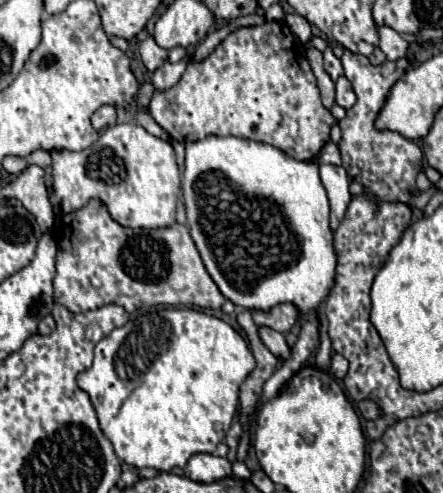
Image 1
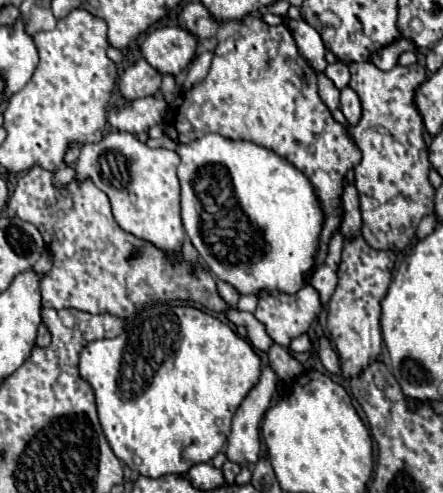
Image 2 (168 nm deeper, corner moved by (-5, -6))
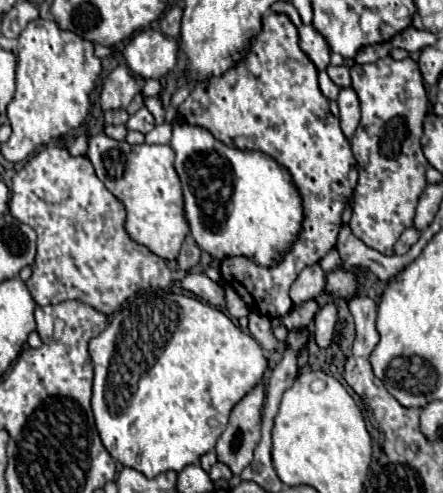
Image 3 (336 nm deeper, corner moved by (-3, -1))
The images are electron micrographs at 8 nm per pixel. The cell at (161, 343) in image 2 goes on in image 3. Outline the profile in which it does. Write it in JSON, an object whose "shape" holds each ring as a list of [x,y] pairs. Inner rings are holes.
{"shape":[[[146,291],[136,295],[134,299],[130,299],[120,311],[116,311],[108,323],[108,327],[90,341],[90,357],[94,363],[94,387],[92,387],[92,413],[94,413],[94,421],[96,421],[96,429],[100,433],[102,445],[106,447],[106,451],[112,455],[112,459],[120,461],[126,467],[138,469],[140,473],[144,473],[146,477],[156,477],[158,473],[164,471],[176,471],[180,473],[186,465],[194,465],[200,461],[200,457],[208,451],[214,449],[216,439],[222,435],[222,431],[226,429],[228,423],[228,415],[232,411],[232,407],[250,391],[254,389],[266,367],[268,361],[262,353],[262,347],[256,343],[256,339],[244,331],[240,331],[232,319],[214,309],[208,303],[202,303],[200,299],[194,297],[186,297],[186,295],[176,295],[176,293],[168,293],[168,291]]]}

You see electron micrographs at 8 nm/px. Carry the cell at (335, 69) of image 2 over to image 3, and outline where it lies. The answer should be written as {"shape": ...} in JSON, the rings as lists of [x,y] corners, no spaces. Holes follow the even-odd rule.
{"shape":[[[340,65],[340,67],[328,67],[326,69],[328,71],[328,75],[330,75],[330,79],[338,85],[338,87],[350,87],[350,73],[348,73],[348,67],[346,65]]]}

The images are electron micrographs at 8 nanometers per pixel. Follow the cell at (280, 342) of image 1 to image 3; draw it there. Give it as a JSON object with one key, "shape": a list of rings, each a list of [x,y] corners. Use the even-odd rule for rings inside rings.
{"shape":[[[186,273],[180,281],[178,281],[180,287],[184,287],[186,291],[192,291],[194,295],[198,295],[200,299],[208,301],[210,305],[214,307],[224,307],[224,295],[222,295],[222,289],[218,283],[210,281],[206,275],[202,273]]]}

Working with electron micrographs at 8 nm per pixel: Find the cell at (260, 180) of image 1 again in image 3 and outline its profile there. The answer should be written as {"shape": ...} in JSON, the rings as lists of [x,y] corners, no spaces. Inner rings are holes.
{"shape":[[[178,123],[172,127],[176,173],[182,181],[184,211],[192,237],[210,257],[222,261],[230,253],[254,253],[254,261],[270,265],[278,253],[286,253],[290,237],[302,223],[302,201],[290,185],[290,175],[272,157],[258,151],[242,151],[214,139],[210,131]]]}

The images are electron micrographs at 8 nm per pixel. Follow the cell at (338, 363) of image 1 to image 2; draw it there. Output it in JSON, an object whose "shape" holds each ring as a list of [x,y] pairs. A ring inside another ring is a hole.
{"shape":[[[320,338],[320,348],[318,348],[318,354],[320,354],[320,360],[324,364],[324,368],[330,372],[330,374],[340,374],[340,360],[338,360],[338,354],[328,346],[330,342],[326,338]]]}

